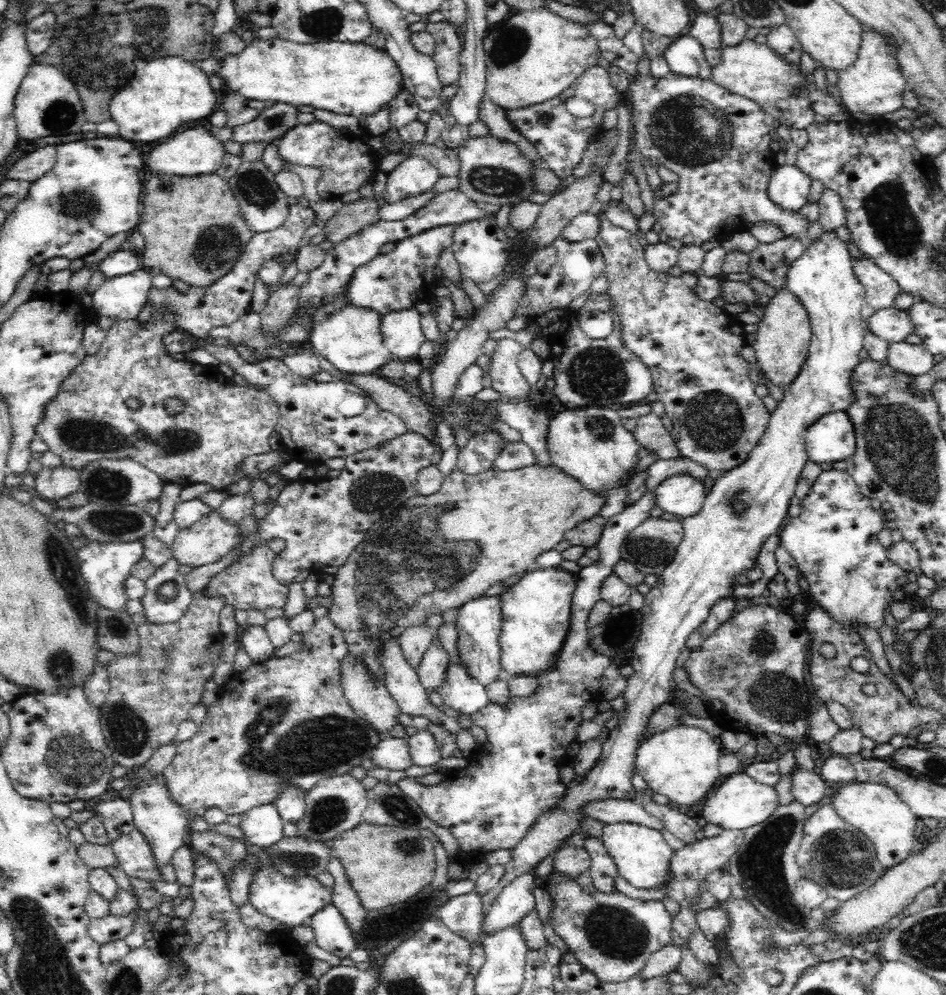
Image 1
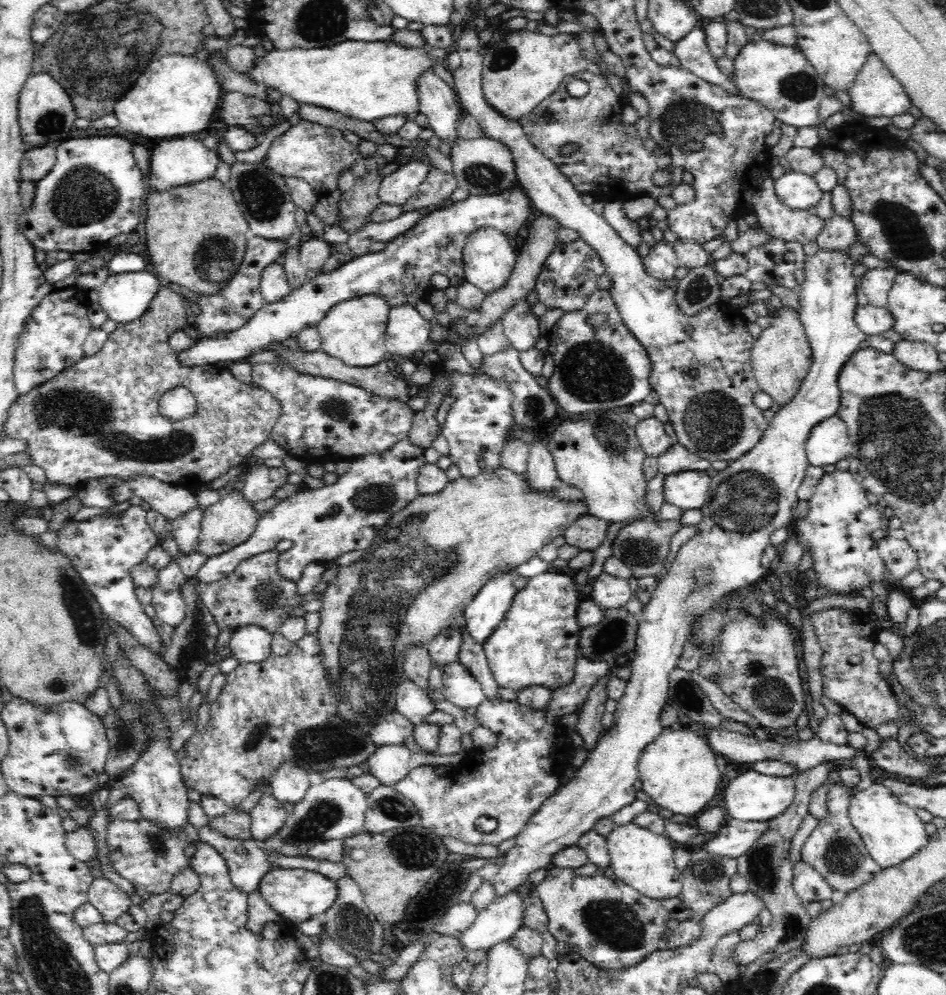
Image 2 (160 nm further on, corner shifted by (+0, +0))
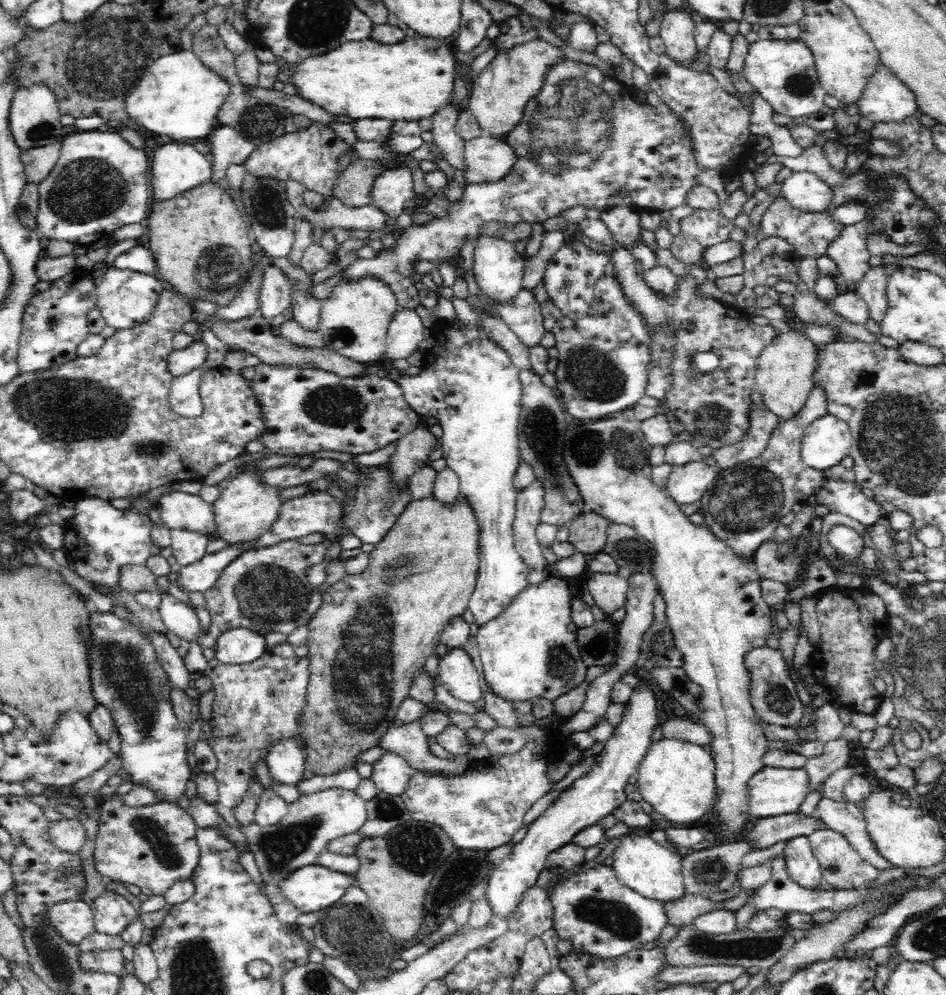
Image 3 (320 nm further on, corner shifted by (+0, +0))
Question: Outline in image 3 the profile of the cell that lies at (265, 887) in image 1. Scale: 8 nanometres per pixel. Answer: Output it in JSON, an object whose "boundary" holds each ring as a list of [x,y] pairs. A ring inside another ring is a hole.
{"boundary":[[[309,865],[292,872],[278,887],[286,901],[292,903],[300,914],[306,914],[332,906],[347,887],[355,884],[354,876]]]}

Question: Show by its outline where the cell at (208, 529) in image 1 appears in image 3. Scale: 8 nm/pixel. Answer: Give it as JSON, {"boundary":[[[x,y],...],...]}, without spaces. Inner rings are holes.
{"boundary":[[[252,466],[240,469],[229,477],[230,483],[221,490],[221,495],[214,502],[214,526],[215,530],[211,532],[211,540],[220,539],[224,542],[237,543],[258,538],[278,518],[280,506],[282,506],[282,497],[280,489],[276,487],[266,487],[258,479],[259,470]]]}

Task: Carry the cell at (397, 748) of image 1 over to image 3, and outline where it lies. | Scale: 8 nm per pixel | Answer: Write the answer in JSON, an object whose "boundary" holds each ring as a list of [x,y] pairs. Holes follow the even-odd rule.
{"boundary":[[[387,751],[372,765],[371,779],[375,782],[377,788],[393,796],[401,796],[408,786],[411,775],[417,772],[405,758],[390,751]]]}

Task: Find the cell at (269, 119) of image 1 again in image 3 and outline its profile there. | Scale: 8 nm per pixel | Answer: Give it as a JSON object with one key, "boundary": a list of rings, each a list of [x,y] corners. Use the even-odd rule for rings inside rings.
{"boundary":[[[223,125],[212,131],[208,145],[211,148],[209,158],[213,163],[213,173],[209,180],[212,183],[225,178],[228,166],[242,165],[255,147],[254,143],[246,140],[236,130]]]}

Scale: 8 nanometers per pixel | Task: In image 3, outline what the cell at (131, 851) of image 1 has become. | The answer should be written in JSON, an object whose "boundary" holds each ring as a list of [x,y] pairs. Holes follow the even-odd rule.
{"boundary":[[[117,791],[110,797],[99,798],[98,801],[100,820],[93,855],[96,871],[104,879],[133,884],[148,896],[166,894],[176,882],[191,879],[199,862],[200,850],[195,838],[198,827],[189,812],[181,808],[178,803],[169,804],[159,800],[149,806],[127,806],[123,804],[123,796]]]}

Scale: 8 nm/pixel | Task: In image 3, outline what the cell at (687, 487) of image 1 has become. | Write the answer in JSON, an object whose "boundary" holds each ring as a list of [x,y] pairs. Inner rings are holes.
{"boundary":[[[702,461],[673,466],[666,489],[679,505],[698,504],[717,475],[718,472]]]}

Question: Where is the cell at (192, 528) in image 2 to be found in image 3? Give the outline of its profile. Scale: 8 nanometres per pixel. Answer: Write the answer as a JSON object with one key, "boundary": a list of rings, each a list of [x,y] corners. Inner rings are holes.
{"boundary":[[[171,529],[171,549],[180,566],[188,566],[206,554],[209,538],[201,532]]]}

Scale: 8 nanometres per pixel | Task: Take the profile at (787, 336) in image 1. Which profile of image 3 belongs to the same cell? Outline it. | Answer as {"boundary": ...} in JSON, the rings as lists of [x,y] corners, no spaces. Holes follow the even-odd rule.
{"boundary":[[[797,322],[793,325],[786,332],[780,332],[769,346],[763,348],[755,371],[756,389],[761,393],[766,408],[779,419],[796,414],[807,402],[807,396],[815,386],[813,374],[816,366],[816,345],[805,336]]]}

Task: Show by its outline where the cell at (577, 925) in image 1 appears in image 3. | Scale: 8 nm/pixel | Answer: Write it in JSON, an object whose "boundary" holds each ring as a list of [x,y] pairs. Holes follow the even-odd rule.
{"boundary":[[[598,864],[587,872],[575,872],[564,881],[553,882],[545,887],[552,906],[554,907],[553,928],[561,940],[572,941],[573,951],[586,954],[590,957],[611,959],[622,957],[632,950],[642,949],[648,942],[658,939],[667,923],[664,903],[651,898],[644,898],[641,894],[623,886],[612,866]]]}

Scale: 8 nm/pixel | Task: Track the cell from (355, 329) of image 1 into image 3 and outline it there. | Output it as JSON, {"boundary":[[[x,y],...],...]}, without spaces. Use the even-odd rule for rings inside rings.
{"boundary":[[[370,275],[344,280],[333,288],[327,299],[321,300],[321,305],[318,330],[324,337],[326,348],[364,364],[379,361],[386,356],[387,331],[400,306],[394,291],[384,281]]]}

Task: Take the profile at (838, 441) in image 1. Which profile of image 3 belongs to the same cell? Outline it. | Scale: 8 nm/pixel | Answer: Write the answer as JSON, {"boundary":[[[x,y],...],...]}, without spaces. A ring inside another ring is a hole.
{"boundary":[[[827,414],[806,429],[801,442],[804,467],[826,470],[840,465],[849,456],[853,436],[847,422]]]}

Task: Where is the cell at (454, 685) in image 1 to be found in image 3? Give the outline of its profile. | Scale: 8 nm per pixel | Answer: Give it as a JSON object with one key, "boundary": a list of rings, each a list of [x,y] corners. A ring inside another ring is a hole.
{"boundary":[[[463,647],[448,649],[448,651],[440,658],[438,665],[438,674],[440,676],[441,685],[458,700],[464,702],[476,702],[480,700],[484,692],[484,675],[478,672],[472,658]]]}

